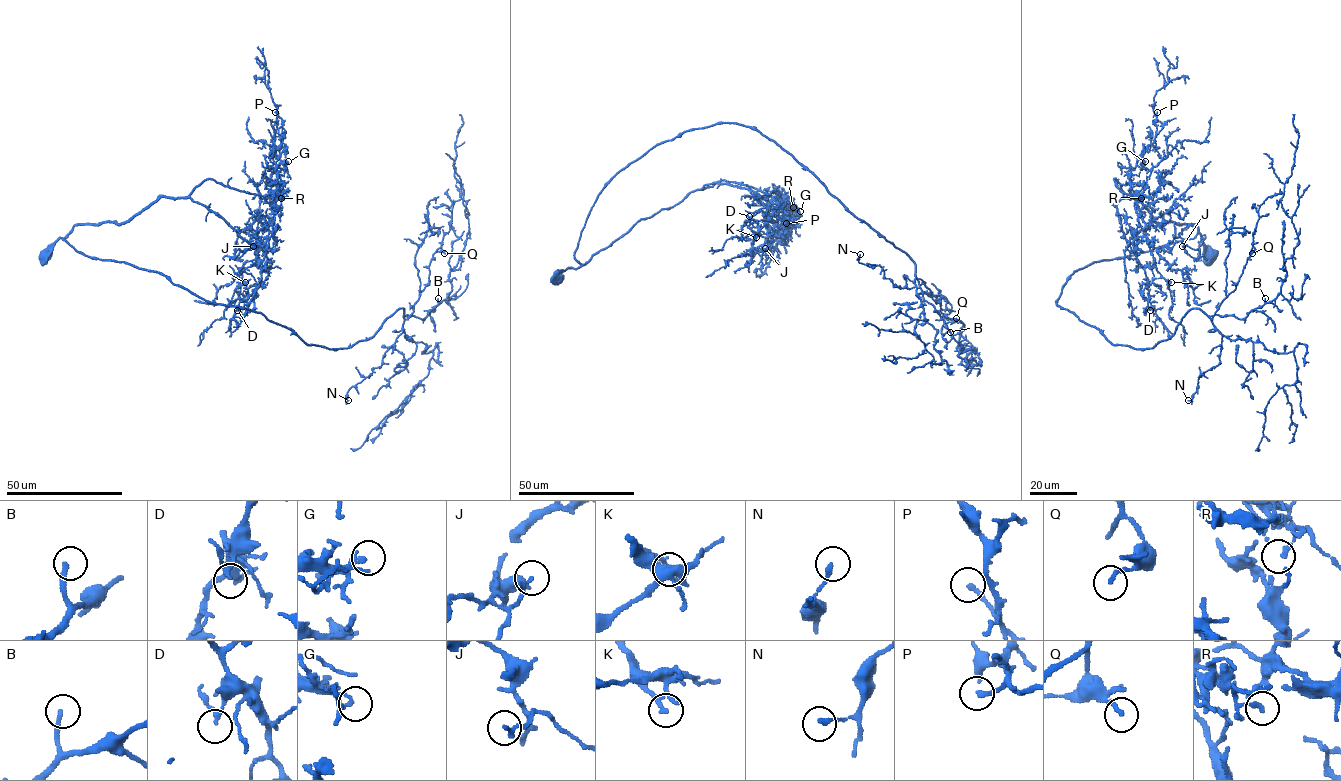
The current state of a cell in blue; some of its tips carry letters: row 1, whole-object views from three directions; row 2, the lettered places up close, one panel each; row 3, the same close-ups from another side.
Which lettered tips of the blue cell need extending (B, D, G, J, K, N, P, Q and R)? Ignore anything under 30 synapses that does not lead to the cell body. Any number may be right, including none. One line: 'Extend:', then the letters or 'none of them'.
Extend: B

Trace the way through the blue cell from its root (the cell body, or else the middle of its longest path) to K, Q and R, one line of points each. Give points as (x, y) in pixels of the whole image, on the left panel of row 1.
K: (43, 252), (74, 225), (122, 224), (161, 197), (190, 198), (258, 243), (257, 256), (236, 273), (245, 282)
Q: (43, 252), (70, 233), (85, 255), (330, 349), (398, 309), (406, 319), (444, 253)
R: (43, 252), (74, 225), (122, 224), (161, 197), (184, 198), (207, 179), (262, 196), (277, 194), (281, 198)

